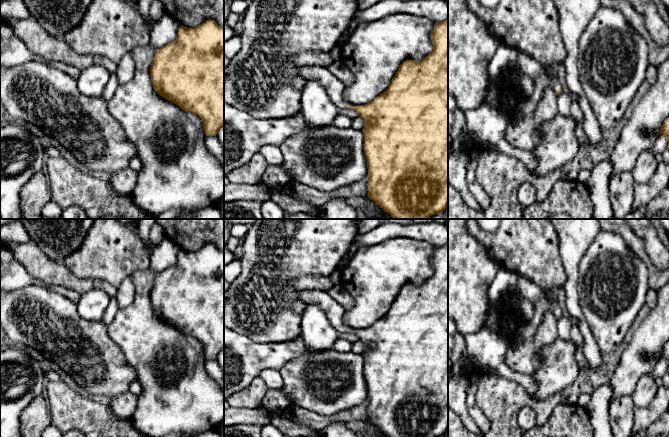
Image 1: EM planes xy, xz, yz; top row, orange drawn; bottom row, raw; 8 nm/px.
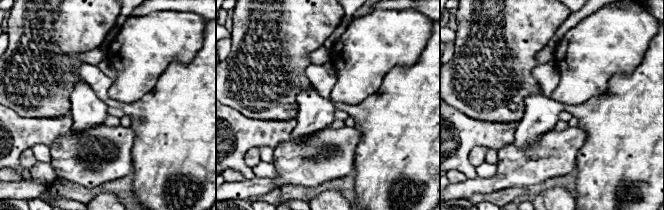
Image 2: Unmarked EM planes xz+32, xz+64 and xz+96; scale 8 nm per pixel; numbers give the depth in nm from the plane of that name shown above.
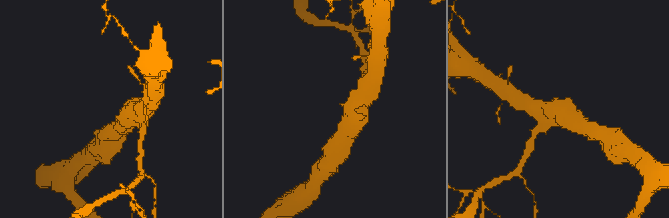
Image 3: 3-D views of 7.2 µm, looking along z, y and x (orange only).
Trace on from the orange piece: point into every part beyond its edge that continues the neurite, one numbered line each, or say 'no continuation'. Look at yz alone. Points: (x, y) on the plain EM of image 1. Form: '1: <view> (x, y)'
1: yz (526, 288)

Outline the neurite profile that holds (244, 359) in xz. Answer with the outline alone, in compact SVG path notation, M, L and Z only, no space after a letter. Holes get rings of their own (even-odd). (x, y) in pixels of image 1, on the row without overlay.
M224 326L224 401L245 390L264 369L280 371L288 362L306 351L302 336L292 341L255 342L249 337Z

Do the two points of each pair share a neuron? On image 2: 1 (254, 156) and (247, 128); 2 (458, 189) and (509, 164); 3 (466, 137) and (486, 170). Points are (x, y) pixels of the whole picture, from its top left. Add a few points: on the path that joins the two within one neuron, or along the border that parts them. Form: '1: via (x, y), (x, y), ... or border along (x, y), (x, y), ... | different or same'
1: border along (257, 146), (244, 155), (244, 162), (251, 169) | different
2: via (471, 186), (489, 185), (498, 177) | same
3: border along (474, 168), (476, 175) | different

